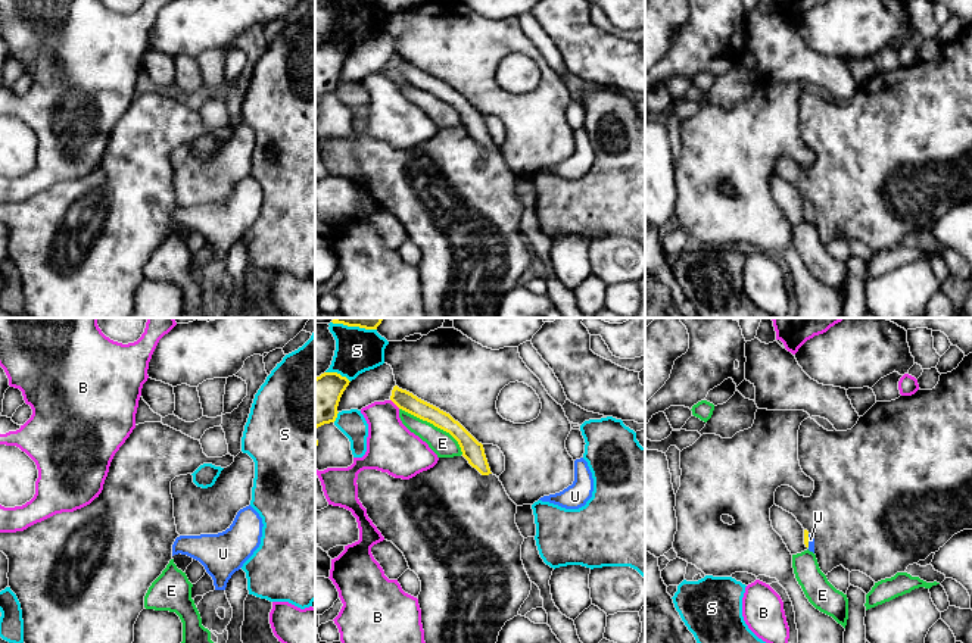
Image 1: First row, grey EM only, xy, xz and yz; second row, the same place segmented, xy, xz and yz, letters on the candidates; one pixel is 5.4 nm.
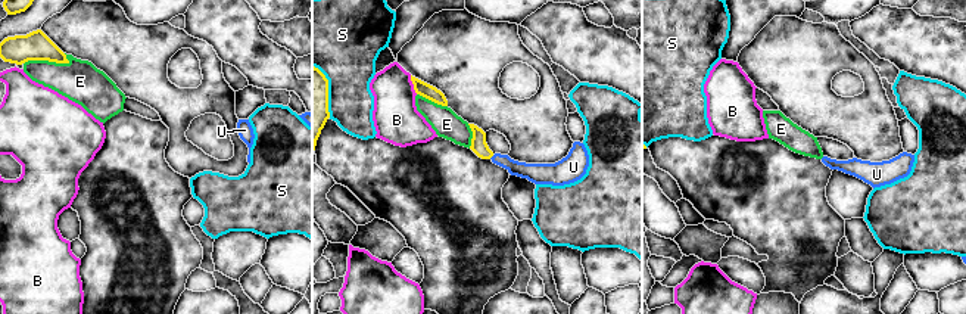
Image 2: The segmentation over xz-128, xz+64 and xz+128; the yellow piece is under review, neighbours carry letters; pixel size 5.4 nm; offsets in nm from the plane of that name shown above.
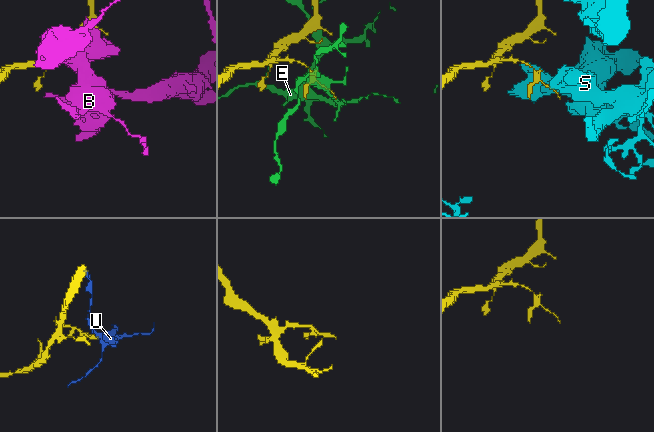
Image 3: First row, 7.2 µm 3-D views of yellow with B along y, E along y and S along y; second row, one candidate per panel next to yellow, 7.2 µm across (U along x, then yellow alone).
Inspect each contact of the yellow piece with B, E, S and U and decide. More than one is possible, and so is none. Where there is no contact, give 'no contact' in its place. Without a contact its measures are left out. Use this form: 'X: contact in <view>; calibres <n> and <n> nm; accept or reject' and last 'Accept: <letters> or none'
B: contact in xz; calibres 110 and 280 nm; reject
E: contact in xz; calibres 120 and 140 nm; reject
S: contact in xz; calibres 240 and 240 nm; reject
U: contact in yz; calibres 30 and 30 nm; accept
Accept: U

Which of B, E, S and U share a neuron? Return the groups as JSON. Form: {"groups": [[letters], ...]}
{"groups": [["B"], ["E"], ["S"], ["U"]]}

